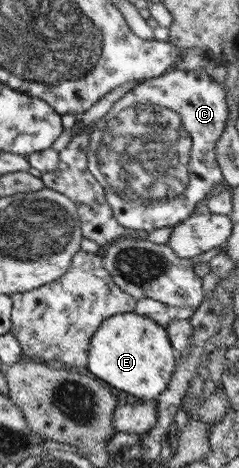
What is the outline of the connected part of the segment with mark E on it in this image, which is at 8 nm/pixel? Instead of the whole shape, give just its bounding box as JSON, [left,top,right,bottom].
[84,311,175,400]

